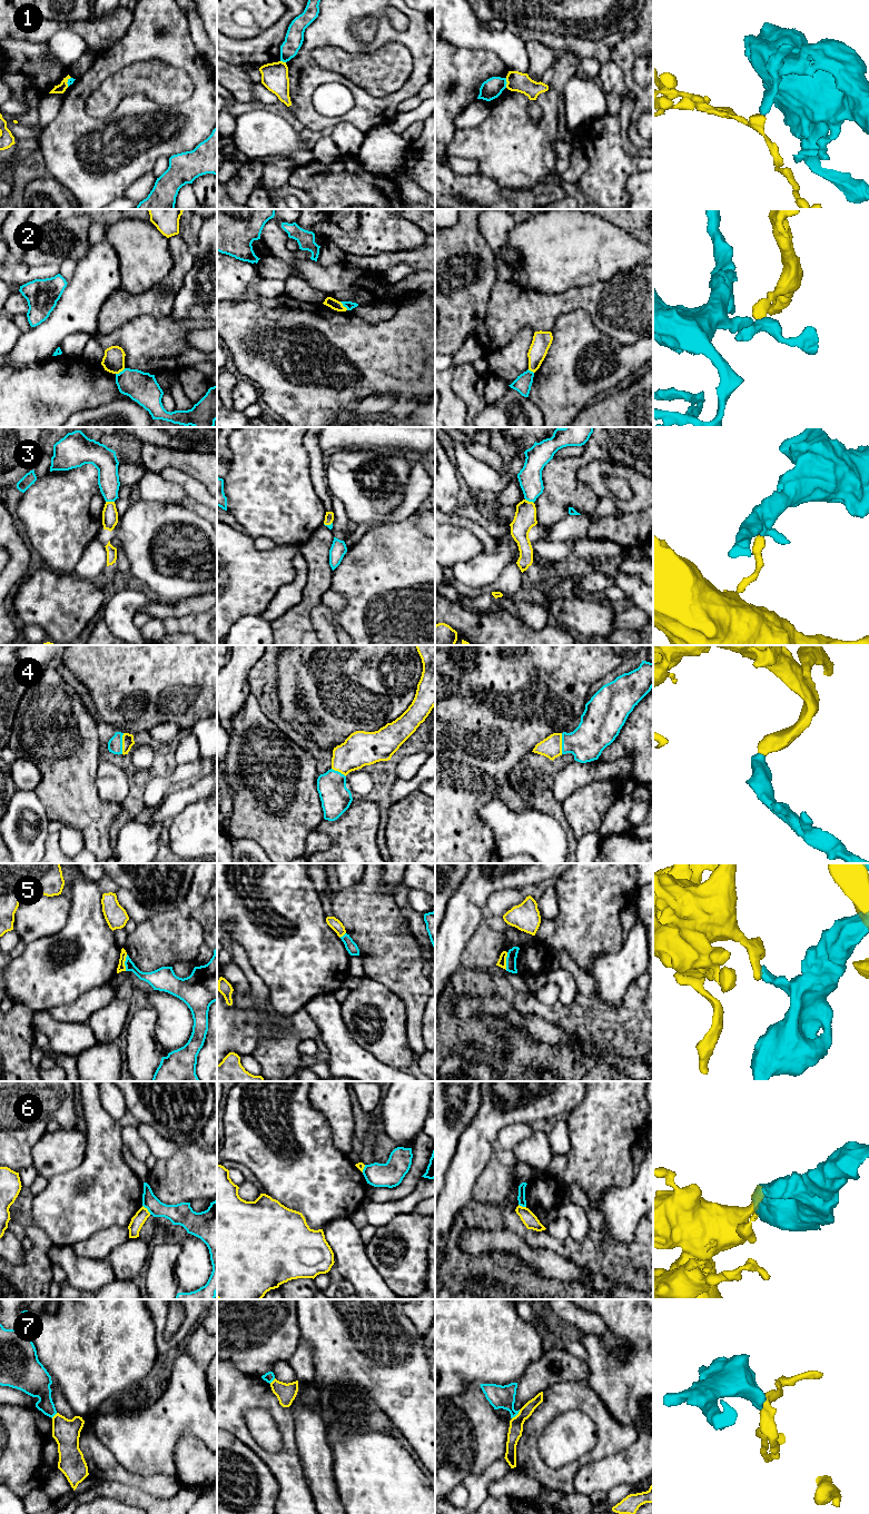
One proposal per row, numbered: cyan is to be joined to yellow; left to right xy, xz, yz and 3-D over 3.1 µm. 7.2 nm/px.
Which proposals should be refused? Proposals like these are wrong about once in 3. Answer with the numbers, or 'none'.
2, 3, 5, 6, 7

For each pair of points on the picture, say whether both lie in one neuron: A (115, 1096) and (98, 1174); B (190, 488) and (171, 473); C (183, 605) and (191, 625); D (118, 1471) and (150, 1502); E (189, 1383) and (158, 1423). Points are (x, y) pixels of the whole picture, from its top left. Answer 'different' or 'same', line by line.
A: different
B: same
C: different
D: different
E: same

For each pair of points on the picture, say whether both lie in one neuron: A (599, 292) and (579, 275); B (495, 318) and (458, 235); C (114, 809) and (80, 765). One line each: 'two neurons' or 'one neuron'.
A: two neurons
B: two neurons
C: one neuron

